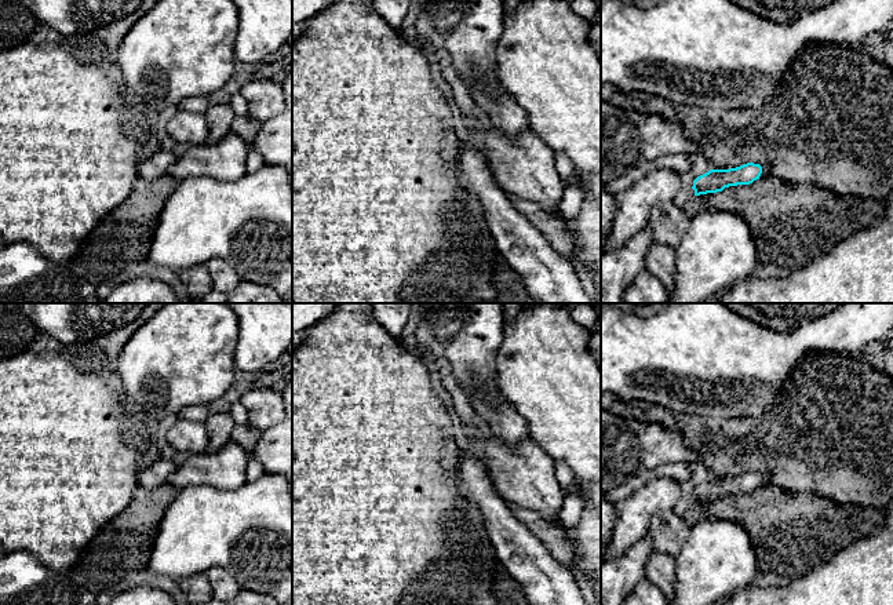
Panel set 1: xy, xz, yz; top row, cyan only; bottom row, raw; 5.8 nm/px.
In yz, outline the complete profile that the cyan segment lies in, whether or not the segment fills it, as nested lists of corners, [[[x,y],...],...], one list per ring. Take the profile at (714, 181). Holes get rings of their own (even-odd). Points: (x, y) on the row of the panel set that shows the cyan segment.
[[[747,163],[729,170],[710,170],[693,181],[695,196],[722,192],[725,187],[750,185],[769,176],[769,167]]]

